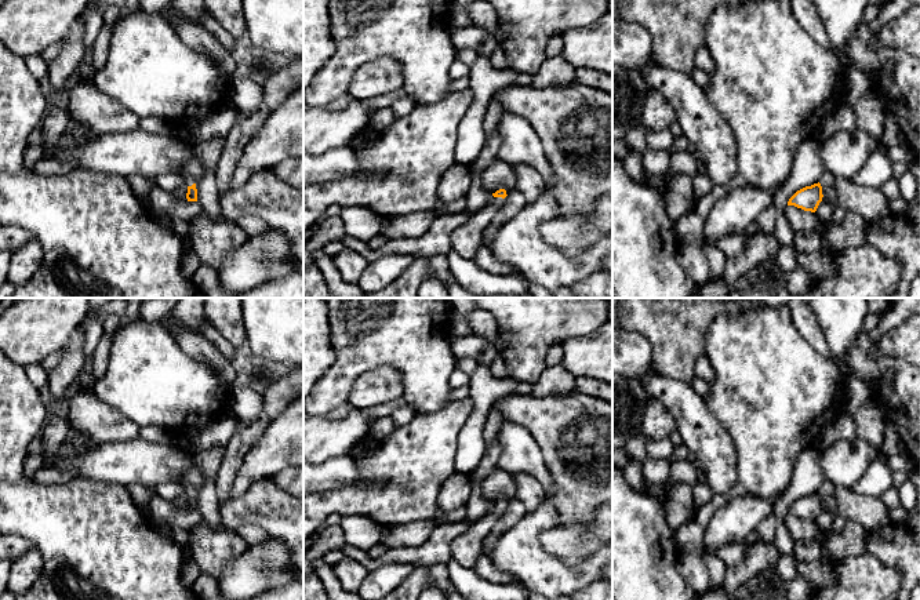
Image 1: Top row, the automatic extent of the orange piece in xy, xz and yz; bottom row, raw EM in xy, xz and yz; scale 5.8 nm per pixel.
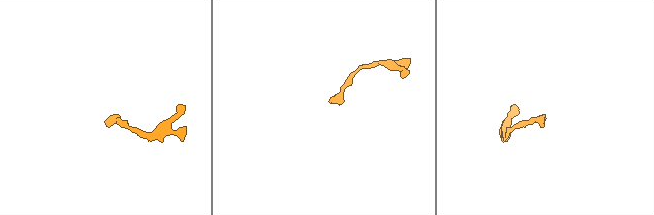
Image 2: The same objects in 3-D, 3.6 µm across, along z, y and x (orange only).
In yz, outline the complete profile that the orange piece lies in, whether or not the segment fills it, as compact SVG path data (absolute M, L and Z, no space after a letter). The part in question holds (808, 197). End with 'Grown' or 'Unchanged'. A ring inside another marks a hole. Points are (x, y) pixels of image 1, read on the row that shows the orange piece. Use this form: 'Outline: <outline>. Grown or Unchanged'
Outline: M825 172L818 183L797 190L789 199L788 206L815 212L823 197L823 188L834 188L834 175Z. Grown

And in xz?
Outline: M505 189L492 193L495 200L474 212L466 223L451 233L451 250L459 257L473 261L479 247L483 244L483 233L508 196Z. Grown

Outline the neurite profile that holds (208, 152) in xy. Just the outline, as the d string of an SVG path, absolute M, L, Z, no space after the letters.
M217 137L206 142L193 145L193 150L201 161L204 175L196 182L197 201L203 207L203 212L211 218L225 219L221 211L221 196L215 182L215 167L219 160L225 138Z

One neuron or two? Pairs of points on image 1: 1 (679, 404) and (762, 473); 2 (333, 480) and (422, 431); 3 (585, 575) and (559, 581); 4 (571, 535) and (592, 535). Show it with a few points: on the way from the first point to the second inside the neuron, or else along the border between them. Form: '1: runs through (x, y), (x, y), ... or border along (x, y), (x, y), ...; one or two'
1: border along (719, 421), (733, 443), (738, 480); two
2: border along (356, 461), (359, 477), (351, 484), (333, 490); two
3: runs through (578, 577), (566, 580); one
4: runs through (577, 535), (586, 535); one

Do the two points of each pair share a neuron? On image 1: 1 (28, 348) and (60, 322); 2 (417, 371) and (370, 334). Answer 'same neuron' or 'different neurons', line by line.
1: same neuron
2: same neuron

